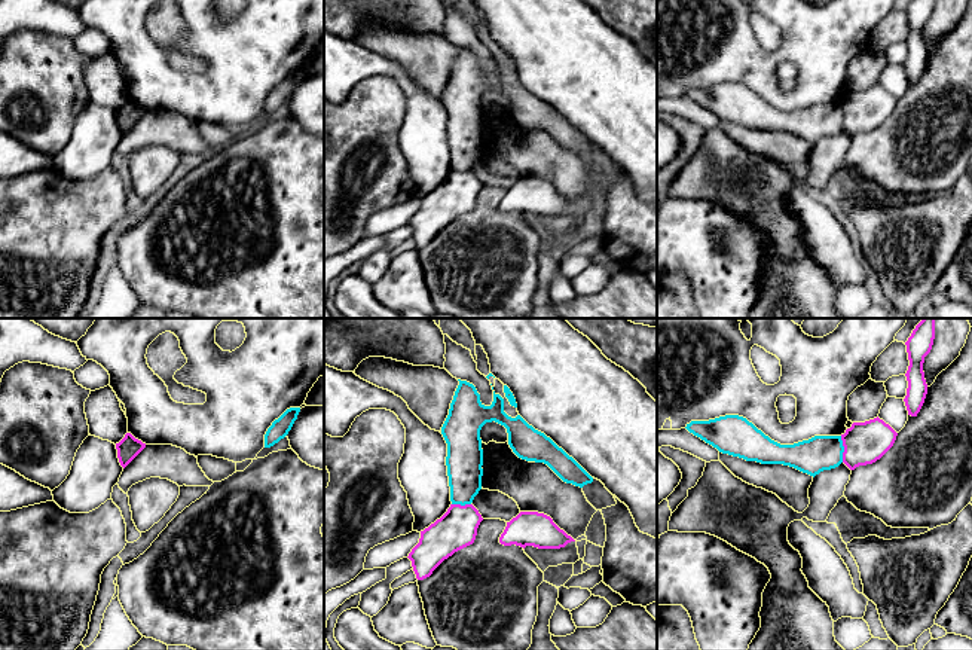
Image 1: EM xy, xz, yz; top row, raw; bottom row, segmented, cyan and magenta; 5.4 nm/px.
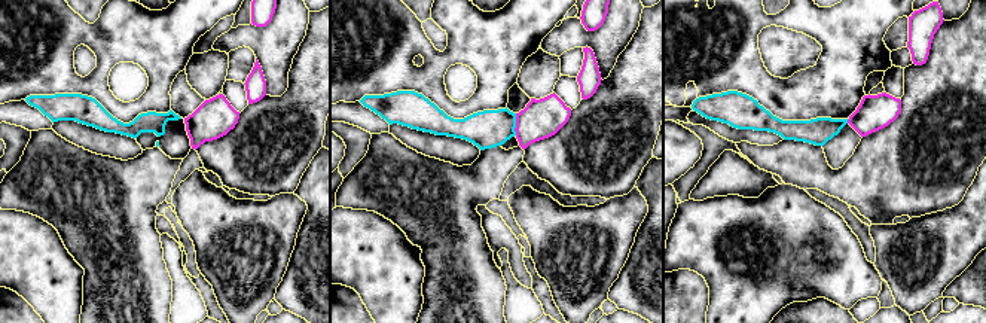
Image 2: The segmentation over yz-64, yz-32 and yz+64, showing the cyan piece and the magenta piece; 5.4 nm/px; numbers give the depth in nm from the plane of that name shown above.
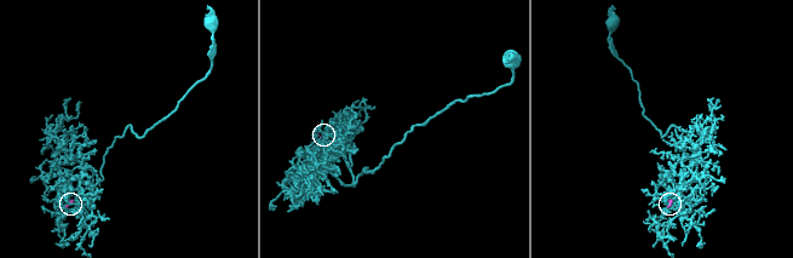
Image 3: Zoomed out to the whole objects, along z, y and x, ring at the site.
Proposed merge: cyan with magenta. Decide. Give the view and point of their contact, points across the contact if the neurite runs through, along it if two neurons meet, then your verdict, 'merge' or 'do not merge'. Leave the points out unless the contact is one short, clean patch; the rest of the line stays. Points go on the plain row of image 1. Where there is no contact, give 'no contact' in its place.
yz (843, 116) | do not merge

